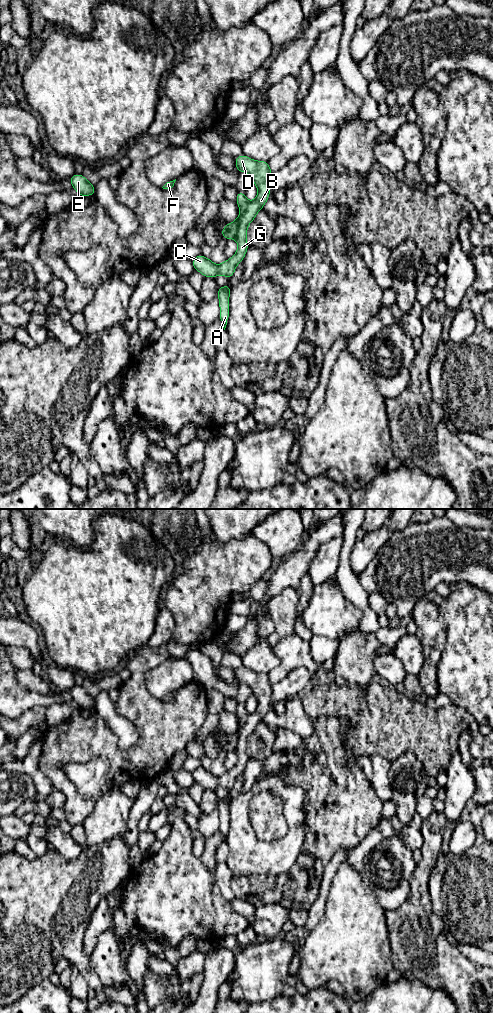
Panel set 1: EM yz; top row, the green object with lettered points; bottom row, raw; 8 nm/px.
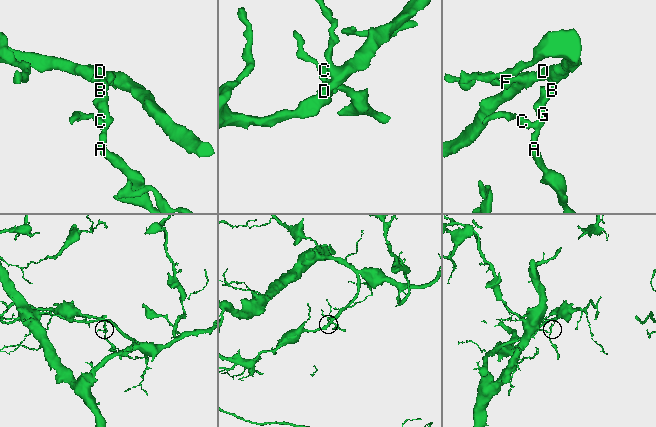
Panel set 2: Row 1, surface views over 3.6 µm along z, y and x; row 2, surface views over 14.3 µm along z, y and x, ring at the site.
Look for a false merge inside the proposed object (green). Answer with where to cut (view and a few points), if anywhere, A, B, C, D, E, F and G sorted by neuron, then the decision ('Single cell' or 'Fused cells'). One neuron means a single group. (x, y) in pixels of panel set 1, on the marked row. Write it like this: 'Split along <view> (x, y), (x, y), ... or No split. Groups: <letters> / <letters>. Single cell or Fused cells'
Split along yz (249, 202), (239, 217), (238, 231), (235, 238). Groups: A / B C D E F G. Fused cells

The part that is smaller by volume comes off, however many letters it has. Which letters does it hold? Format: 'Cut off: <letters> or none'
Cut off: A

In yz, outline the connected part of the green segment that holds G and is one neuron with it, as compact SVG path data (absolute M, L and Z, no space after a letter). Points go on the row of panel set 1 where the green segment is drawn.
M241 154L235 158L235 165L238 172L246 172L251 176L258 189L258 195L255 200L248 203L246 211L239 217L238 232L235 238L238 249L233 257L225 260L220 265L212 263L210 258L204 257L201 253L192 260L194 269L204 277L215 278L216 275L223 275L232 278L236 266L243 261L249 246L246 240L247 227L255 219L258 211L264 208L266 201L269 199L272 171L268 161L256 161Z

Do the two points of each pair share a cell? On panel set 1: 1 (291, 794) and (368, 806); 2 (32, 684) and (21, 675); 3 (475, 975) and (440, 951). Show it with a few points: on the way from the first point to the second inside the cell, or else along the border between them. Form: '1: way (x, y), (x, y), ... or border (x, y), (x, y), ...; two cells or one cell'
1: border (286, 783), (298, 785), (303, 790), (305, 819); two cells
2: way (29, 681), (24, 676); one cell
3: way (465, 970), (452, 970), (443, 961); one cell

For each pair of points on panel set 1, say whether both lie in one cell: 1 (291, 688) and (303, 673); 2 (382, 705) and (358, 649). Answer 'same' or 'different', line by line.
1: same
2: different

